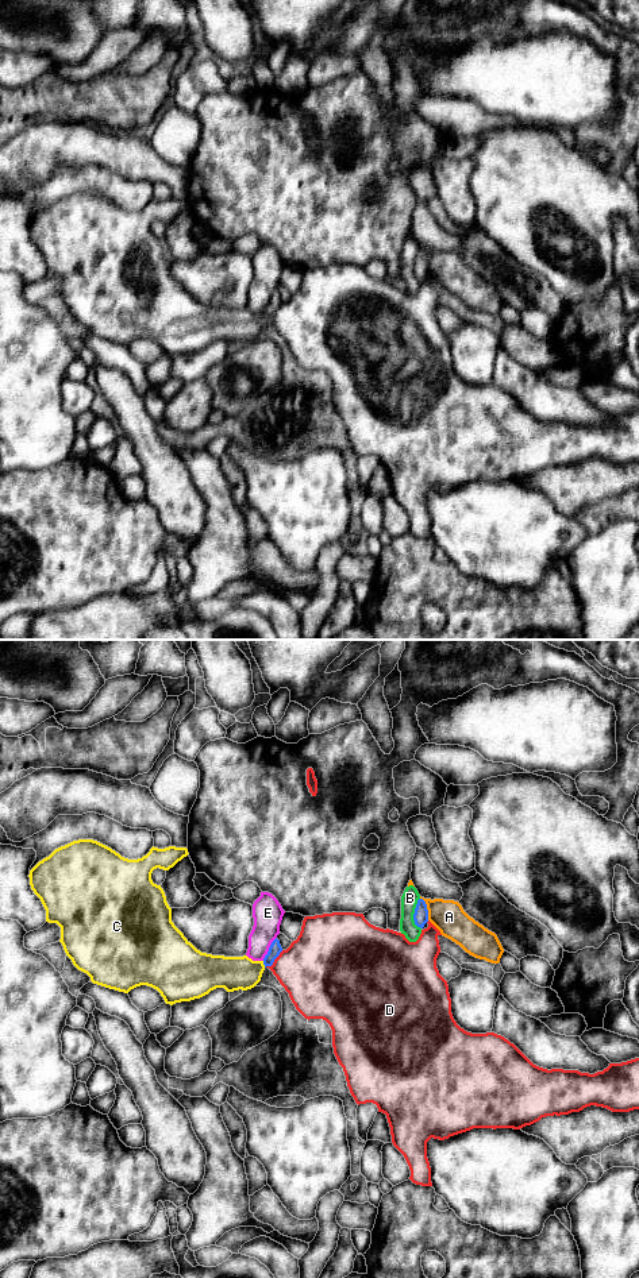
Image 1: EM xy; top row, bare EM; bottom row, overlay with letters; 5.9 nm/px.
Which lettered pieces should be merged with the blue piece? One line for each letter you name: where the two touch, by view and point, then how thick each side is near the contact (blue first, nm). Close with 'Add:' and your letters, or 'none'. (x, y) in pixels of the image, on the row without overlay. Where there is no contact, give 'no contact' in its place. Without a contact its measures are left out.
Add: none

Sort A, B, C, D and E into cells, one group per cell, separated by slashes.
A / B / C D / E

